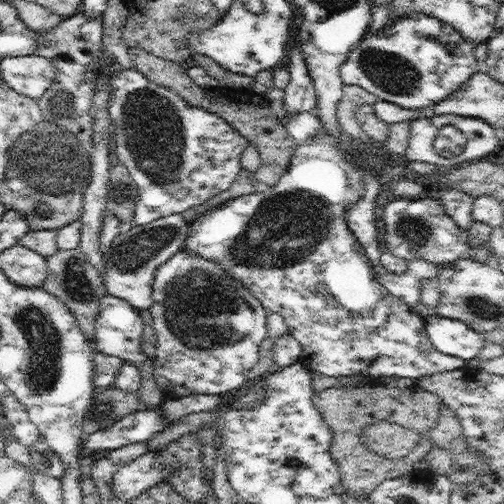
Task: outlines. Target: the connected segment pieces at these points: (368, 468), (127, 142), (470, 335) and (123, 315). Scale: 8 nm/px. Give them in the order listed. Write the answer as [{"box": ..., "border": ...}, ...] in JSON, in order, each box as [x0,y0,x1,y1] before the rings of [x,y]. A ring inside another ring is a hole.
[{"box":[312,385,443,496],"border":[[[361,385],[358,388],[326,388],[322,392],[314,392],[312,400],[333,434],[330,454],[341,472],[341,481],[346,493],[350,491],[355,495],[368,496],[382,481],[410,472],[414,462],[427,458],[436,447],[429,432],[439,423],[439,412],[443,402],[439,396],[421,387],[414,386],[414,390],[372,385]],[[379,419],[388,419],[417,431],[420,438],[414,450],[402,459],[391,460],[375,454],[362,444],[363,425]]]},{"box":[107,68,251,225],"border":[[[134,68],[116,69],[110,79],[110,90],[107,111],[113,122],[111,132],[116,156],[138,187],[139,199],[132,224],[141,225],[169,214],[186,212],[190,207],[228,190],[239,178],[239,172],[244,170],[240,155],[251,146],[251,142],[221,116],[191,105],[173,90],[148,80]]]},{"box":[425,315,486,361],"border":[[[431,315],[425,323],[430,342],[440,352],[465,361],[476,357],[486,343],[485,335],[461,320]]]},{"box":[95,295,150,369],"border":[[[105,295],[99,302],[99,313],[95,324],[96,349],[108,356],[119,356],[122,360],[128,360],[130,364],[140,369],[150,360],[140,347],[140,338],[143,333],[140,310],[116,296]]]}]

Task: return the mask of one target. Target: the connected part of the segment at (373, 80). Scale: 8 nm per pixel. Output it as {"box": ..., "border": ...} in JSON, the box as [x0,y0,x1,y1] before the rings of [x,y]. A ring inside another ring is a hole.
{"box":[340,12,480,110],"border":[[[409,12],[394,17],[383,30],[368,31],[340,67],[340,76],[345,85],[362,87],[378,99],[418,110],[446,99],[480,69],[475,45],[460,32],[435,16]]]}

